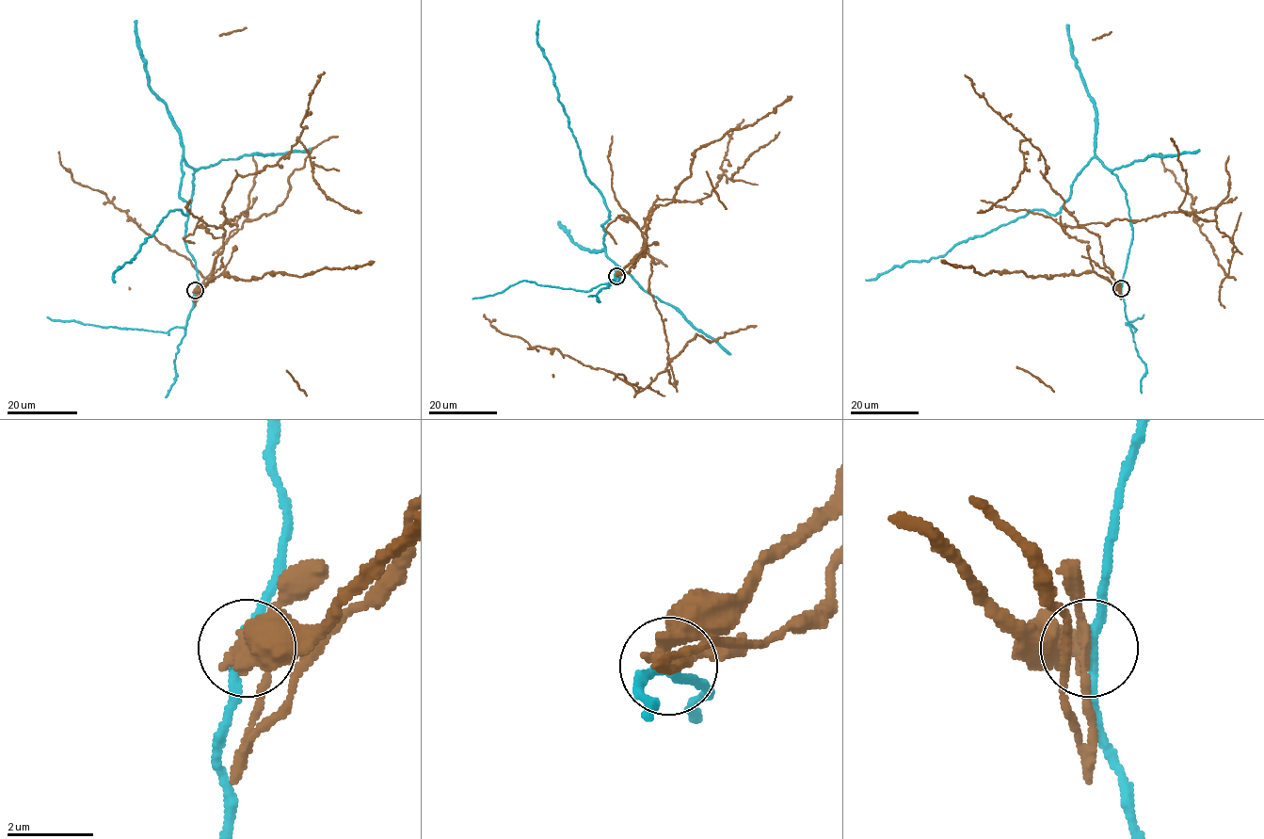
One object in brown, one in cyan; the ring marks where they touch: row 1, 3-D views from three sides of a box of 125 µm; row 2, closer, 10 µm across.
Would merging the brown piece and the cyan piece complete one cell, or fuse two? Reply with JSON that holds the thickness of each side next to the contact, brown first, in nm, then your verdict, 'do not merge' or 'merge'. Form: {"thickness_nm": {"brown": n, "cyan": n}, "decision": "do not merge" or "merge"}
{"thickness_nm": {"brown": 320, "cyan": 260}, "decision": "do not merge"}

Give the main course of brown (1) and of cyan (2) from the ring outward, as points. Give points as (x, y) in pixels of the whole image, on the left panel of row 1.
1: (195, 291), (211, 277), (223, 250), (221, 226), (250, 208), (204, 277), (104, 194), (76, 183), (59, 152)
2: (195, 291), (184, 242), (194, 169), (183, 156), (185, 215), (170, 210), (115, 281)

